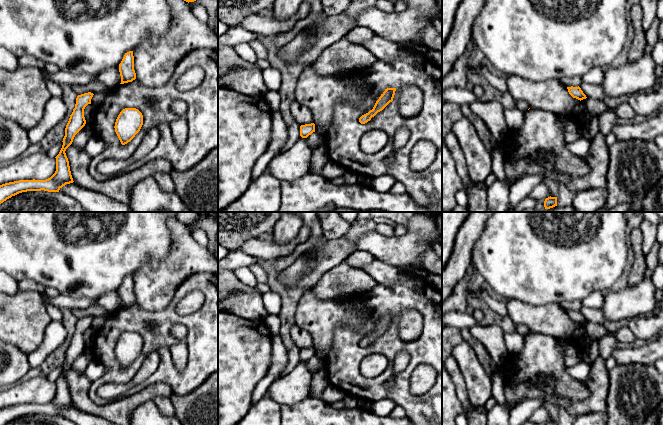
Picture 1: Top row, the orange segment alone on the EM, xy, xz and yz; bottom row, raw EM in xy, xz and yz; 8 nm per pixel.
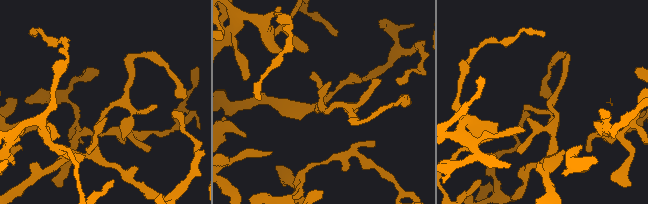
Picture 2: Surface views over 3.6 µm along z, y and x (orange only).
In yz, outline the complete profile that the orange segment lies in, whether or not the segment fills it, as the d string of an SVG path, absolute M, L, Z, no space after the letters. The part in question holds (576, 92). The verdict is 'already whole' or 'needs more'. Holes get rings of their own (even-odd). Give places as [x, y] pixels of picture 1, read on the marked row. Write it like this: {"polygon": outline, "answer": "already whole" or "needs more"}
{"polygon": "M571 86L571 87L567 87L567 89L568 89L569 94L573 98L576 98L580 101L587 98L579 86L578 87Z", "answer": "already whole"}

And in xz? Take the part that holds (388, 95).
{"polygon": "M396 88L385 89L385 91L381 94L379 99L376 101L373 109L370 110L368 113L362 115L359 118L359 122L361 124L365 124L368 121L370 121L371 118L374 117L378 112L382 111L390 102L393 101L395 91Z", "answer": "already whole"}

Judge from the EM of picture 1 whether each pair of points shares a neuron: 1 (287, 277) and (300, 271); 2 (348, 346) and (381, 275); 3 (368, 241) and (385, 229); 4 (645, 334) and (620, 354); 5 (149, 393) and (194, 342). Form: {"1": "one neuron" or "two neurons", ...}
{"1": "one neuron", "2": "two neurons", "3": "two neurons", "4": "two neurons", "5": "two neurons"}

